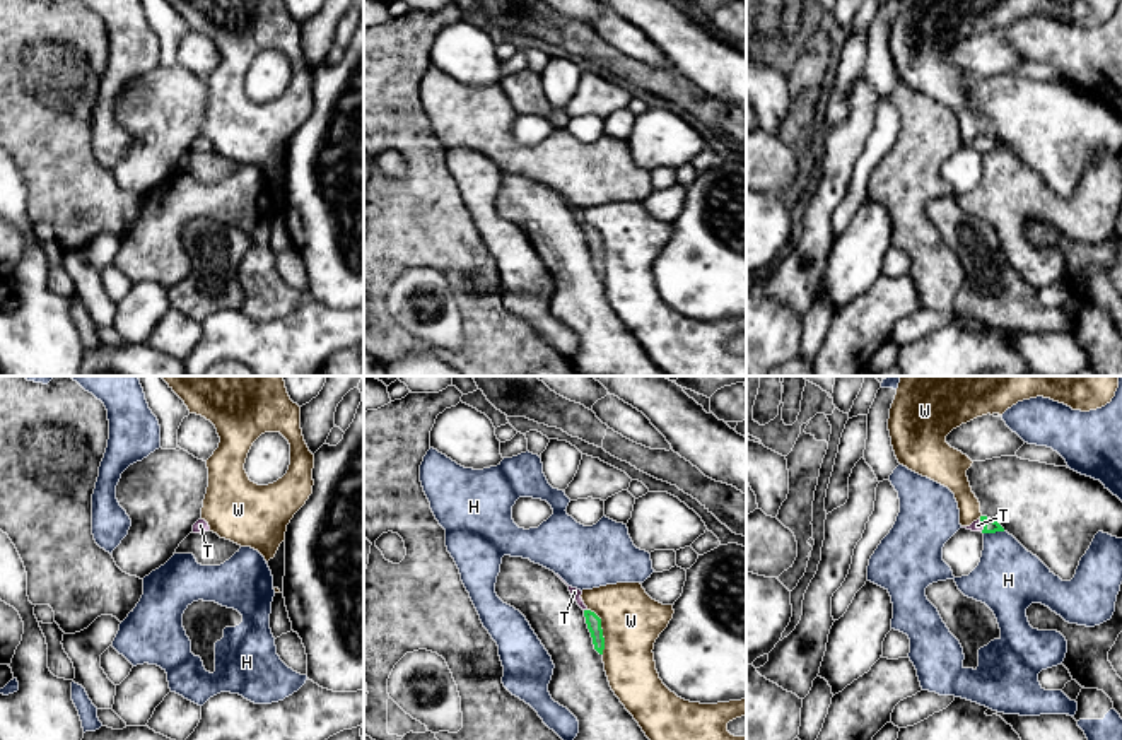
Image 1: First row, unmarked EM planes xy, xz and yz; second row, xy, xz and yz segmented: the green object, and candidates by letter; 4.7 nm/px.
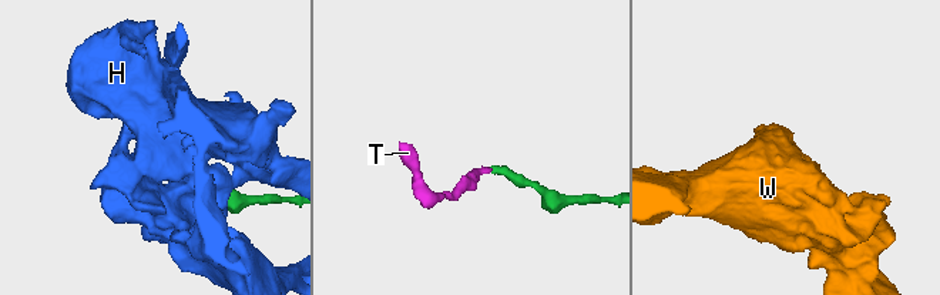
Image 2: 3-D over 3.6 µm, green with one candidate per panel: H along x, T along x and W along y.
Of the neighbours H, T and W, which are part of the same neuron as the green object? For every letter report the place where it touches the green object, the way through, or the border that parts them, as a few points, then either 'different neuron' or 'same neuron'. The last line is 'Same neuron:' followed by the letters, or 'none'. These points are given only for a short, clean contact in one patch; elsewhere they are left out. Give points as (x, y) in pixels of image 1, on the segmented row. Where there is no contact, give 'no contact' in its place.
H: contact yz (993, 532); different neuron
T: contact yz (982, 523); way yz (989, 525), (982, 523), (977, 525); same neuron
W: contact xz (601, 631); different neuron
Same neuron: T

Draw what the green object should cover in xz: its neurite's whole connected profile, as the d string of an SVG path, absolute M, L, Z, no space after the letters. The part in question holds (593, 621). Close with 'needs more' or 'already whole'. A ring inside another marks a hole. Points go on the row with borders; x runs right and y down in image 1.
M584 610L586 624L593 637L594 649L603 655L605 649L605 637L603 637L603 629L601 629L601 619L591 612Z; already whole

